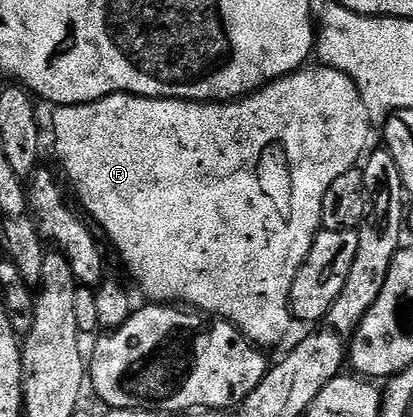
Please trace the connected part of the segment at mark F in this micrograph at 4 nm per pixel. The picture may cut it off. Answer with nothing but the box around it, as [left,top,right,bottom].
[54,66,372,350]

